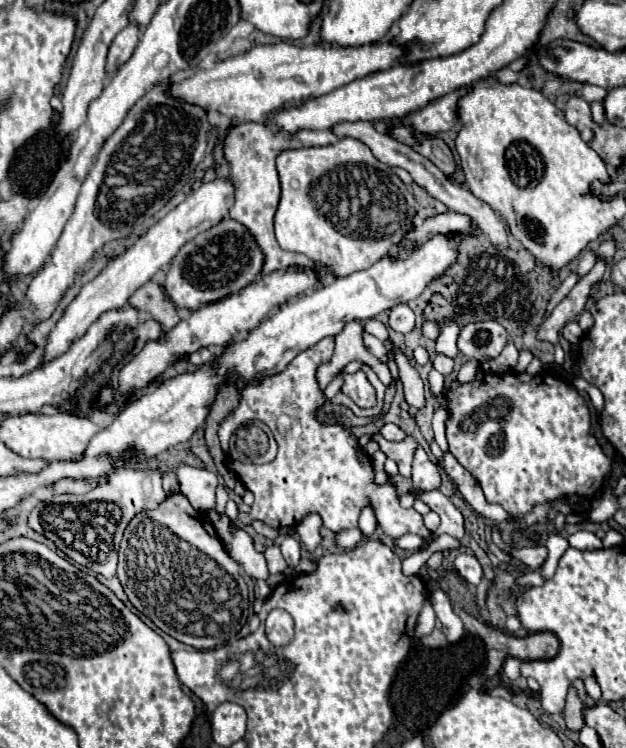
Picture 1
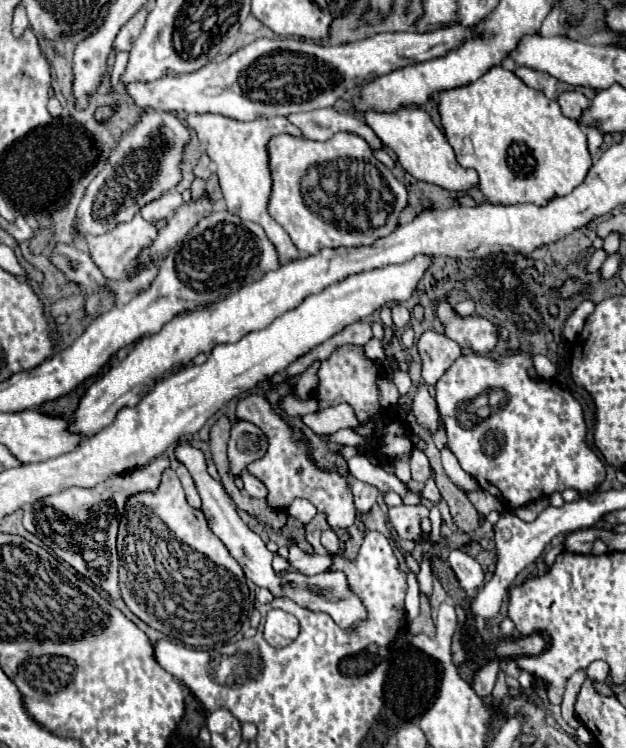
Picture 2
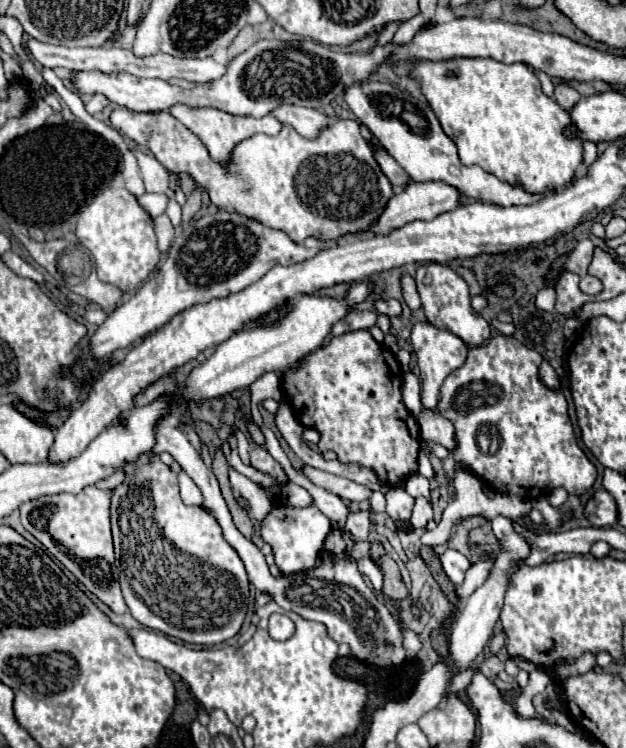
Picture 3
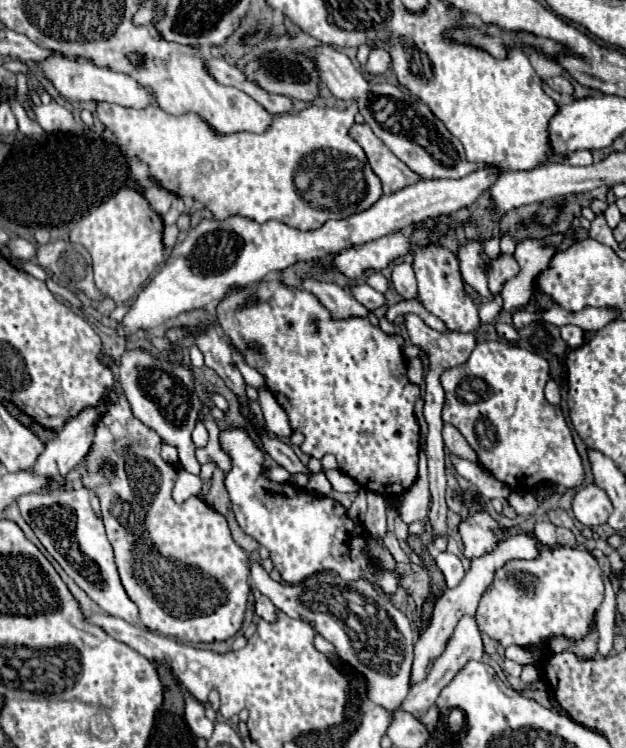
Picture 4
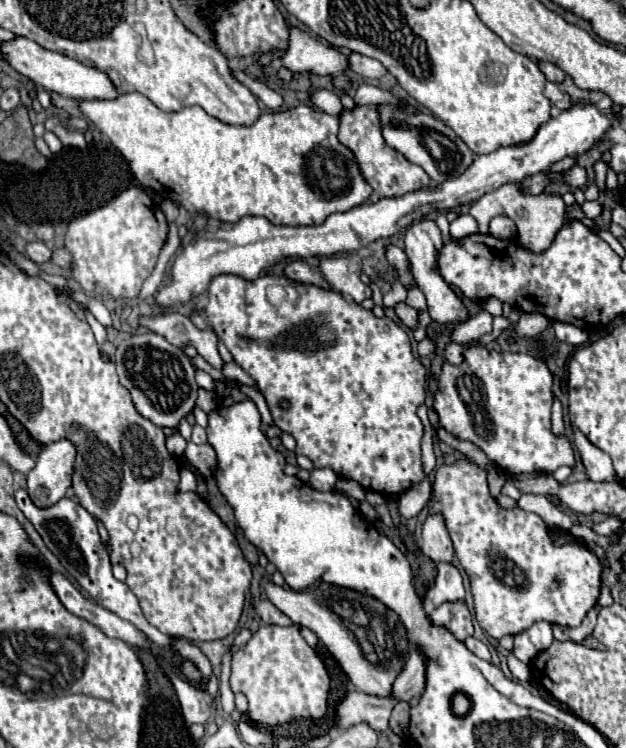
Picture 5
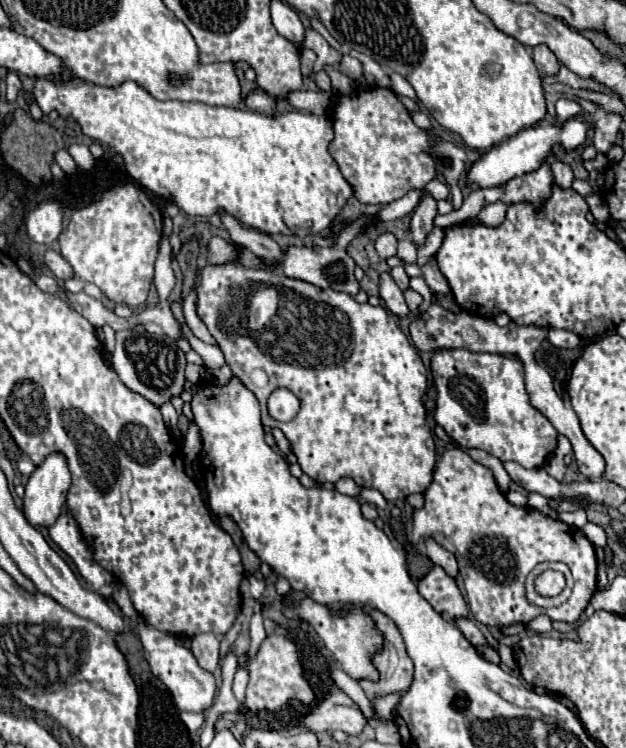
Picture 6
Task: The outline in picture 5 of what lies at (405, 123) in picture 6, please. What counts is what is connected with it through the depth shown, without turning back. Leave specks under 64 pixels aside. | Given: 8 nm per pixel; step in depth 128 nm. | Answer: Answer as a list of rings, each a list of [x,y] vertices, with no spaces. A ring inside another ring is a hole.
[[[354,106],[352,110],[344,108],[340,114],[340,132],[338,140],[354,154],[362,178],[372,186],[370,202],[378,202],[382,198],[400,198],[414,190],[424,190],[430,184],[430,176],[418,164],[412,164],[404,154],[390,148],[382,136],[380,112],[378,106]],[[422,218],[422,220],[414,222],[412,226],[406,228],[404,242],[406,242],[404,252],[406,252],[408,260],[412,262],[412,276],[414,276],[416,284],[420,286],[420,290],[424,292],[426,300],[428,300],[428,312],[430,312],[432,320],[436,320],[440,324],[442,322],[464,322],[464,320],[468,320],[466,308],[462,306],[460,298],[452,292],[452,288],[444,282],[444,278],[436,270],[436,256],[438,256],[442,244],[444,244],[436,222],[430,220],[430,218]]]

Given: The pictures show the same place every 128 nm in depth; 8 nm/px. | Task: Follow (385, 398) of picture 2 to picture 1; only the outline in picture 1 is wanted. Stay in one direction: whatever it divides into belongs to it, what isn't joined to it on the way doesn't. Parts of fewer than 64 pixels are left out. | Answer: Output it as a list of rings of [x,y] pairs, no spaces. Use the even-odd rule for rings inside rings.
[[[324,338],[316,346],[300,352],[300,356],[296,356],[284,372],[264,378],[260,384],[246,386],[242,390],[242,398],[236,410],[220,424],[218,436],[224,452],[228,452],[228,440],[236,432],[236,428],[244,424],[244,418],[254,418],[264,422],[272,430],[274,438],[278,440],[278,456],[268,464],[254,466],[254,464],[230,462],[230,468],[236,472],[236,476],[242,482],[246,482],[244,486],[256,498],[250,514],[240,512],[240,522],[250,524],[250,518],[258,518],[274,528],[278,526],[282,528],[282,526],[296,526],[300,518],[308,512],[318,512],[328,530],[342,532],[358,526],[360,508],[368,502],[372,504],[384,534],[396,540],[412,532],[412,522],[422,522],[422,516],[414,508],[402,508],[390,484],[376,486],[372,482],[374,476],[372,464],[358,450],[356,438],[346,428],[320,424],[314,420],[314,410],[324,404],[346,406],[356,416],[380,416],[384,406],[386,386],[380,382],[368,365],[363,364],[361,369],[377,392],[377,403],[374,408],[366,408],[366,410],[354,408],[354,404],[344,394],[336,394],[332,400],[326,400],[322,390],[318,388],[314,374],[320,364],[330,362],[332,350],[334,350],[334,338]]]

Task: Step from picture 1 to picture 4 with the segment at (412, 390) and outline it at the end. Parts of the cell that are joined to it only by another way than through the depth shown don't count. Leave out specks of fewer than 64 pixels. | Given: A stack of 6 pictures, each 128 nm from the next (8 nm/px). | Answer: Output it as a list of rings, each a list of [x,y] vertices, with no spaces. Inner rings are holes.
[[[446,424],[444,430],[442,430],[442,438],[444,438],[444,446],[446,446],[452,454],[456,454],[456,456],[460,456],[460,458],[464,458],[464,460],[470,460],[470,462],[474,462],[474,464],[478,464],[476,452],[474,452],[472,446],[464,440],[464,436],[460,434],[460,430],[456,430],[456,428],[452,428],[450,424]]]

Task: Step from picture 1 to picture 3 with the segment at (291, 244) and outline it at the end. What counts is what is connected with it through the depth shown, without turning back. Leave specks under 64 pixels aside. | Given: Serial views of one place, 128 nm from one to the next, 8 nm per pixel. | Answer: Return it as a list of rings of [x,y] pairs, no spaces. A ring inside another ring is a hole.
[[[118,108],[110,114],[110,124],[118,132],[122,132],[130,140],[134,140],[136,144],[150,148],[154,158],[168,172],[188,174],[196,182],[196,186],[200,186],[208,192],[210,202],[216,208],[238,212],[242,216],[258,220],[264,226],[278,228],[278,230],[286,232],[292,240],[296,240],[298,244],[304,242],[304,238],[308,238],[308,236],[318,236],[322,240],[336,240],[344,234],[354,234],[354,232],[368,228],[368,224],[372,224],[372,220],[376,220],[376,216],[380,216],[380,212],[384,210],[384,204],[394,194],[392,184],[388,182],[388,178],[382,174],[380,166],[376,164],[366,140],[360,136],[360,126],[356,120],[336,118],[326,128],[322,128],[320,134],[312,140],[300,136],[288,124],[284,124],[276,136],[254,134],[234,146],[226,164],[214,162],[210,158],[208,150],[204,148],[202,140],[194,132],[190,132],[184,124],[180,124],[174,116],[170,116],[168,112],[138,114],[138,112],[130,112],[126,108]]]

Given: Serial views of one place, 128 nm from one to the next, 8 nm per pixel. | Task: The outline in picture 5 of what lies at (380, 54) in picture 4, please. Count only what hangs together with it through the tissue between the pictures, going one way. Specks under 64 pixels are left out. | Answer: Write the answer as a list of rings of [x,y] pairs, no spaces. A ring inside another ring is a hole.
[[[358,52],[350,54],[348,56],[348,66],[352,72],[364,76],[364,78],[382,78],[388,74],[388,70],[374,58],[368,58],[368,56],[362,56]]]

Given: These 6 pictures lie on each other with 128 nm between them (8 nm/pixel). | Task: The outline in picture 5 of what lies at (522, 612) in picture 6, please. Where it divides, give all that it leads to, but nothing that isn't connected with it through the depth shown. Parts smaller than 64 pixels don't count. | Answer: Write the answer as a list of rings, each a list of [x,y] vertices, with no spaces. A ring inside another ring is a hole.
[[[460,458],[454,464],[444,464],[436,470],[436,478],[432,482],[432,500],[428,502],[430,514],[436,512],[444,516],[446,528],[454,542],[456,558],[460,560],[462,568],[470,578],[470,590],[474,598],[478,624],[492,638],[502,638],[506,634],[514,636],[540,620],[560,626],[580,626],[582,618],[600,596],[598,556],[576,538],[568,540],[562,546],[554,546],[552,528],[538,514],[524,512],[518,506],[512,510],[502,508],[492,498],[486,476],[486,470],[482,470],[466,458]]]

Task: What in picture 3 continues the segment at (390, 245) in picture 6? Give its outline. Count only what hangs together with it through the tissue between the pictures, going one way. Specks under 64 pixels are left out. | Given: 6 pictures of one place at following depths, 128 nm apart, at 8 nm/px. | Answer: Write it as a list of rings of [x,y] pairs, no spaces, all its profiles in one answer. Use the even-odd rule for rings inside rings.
[[[402,274],[402,296],[404,296],[404,302],[408,304],[410,310],[418,310],[420,308],[420,298],[418,298],[418,292],[416,292],[416,282],[410,274]]]

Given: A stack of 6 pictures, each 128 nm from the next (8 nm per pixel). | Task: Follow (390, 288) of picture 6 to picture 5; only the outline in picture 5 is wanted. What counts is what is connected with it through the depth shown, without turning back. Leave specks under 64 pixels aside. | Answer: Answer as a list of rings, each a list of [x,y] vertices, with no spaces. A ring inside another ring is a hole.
[[[398,302],[398,304],[394,306],[394,312],[396,312],[396,316],[398,316],[408,328],[414,328],[414,326],[416,326],[418,314],[416,314],[416,310],[410,308],[406,302]]]

